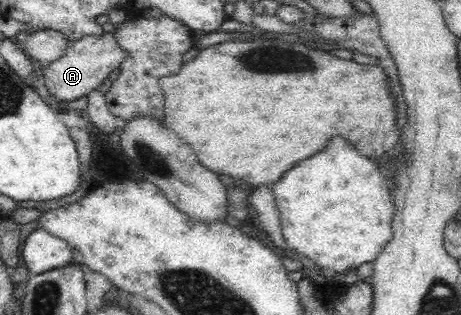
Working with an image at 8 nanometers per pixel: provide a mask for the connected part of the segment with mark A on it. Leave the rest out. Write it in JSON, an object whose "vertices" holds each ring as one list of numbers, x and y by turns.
{"vertices":[[114,31,84,36,75,40,60,59,52,62,50,69,46,69,44,81,51,95,58,101,74,101,86,96,92,89,100,87,104,79,124,61,126,56,127,53,117,45]]}

